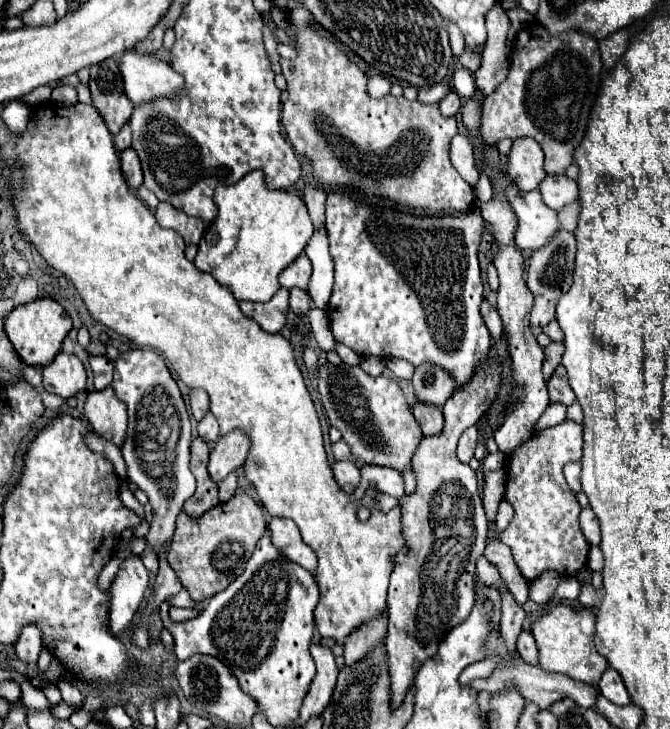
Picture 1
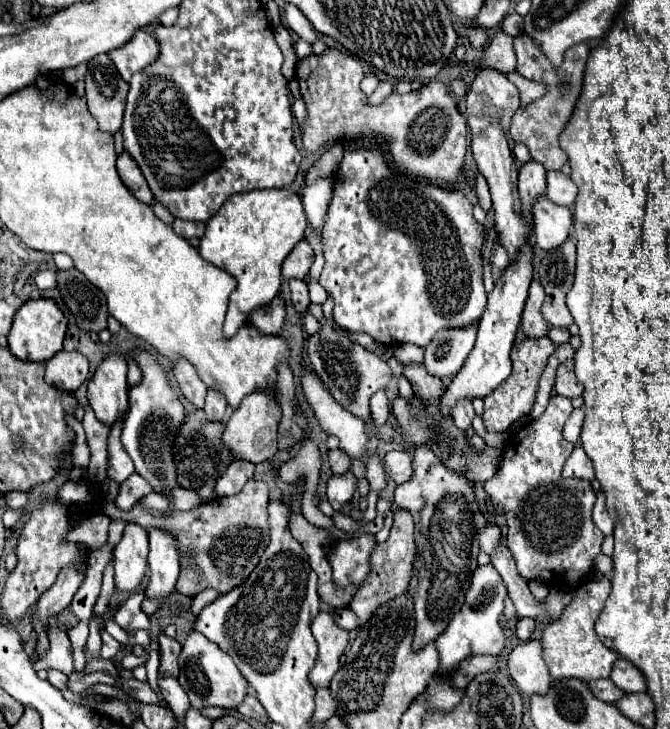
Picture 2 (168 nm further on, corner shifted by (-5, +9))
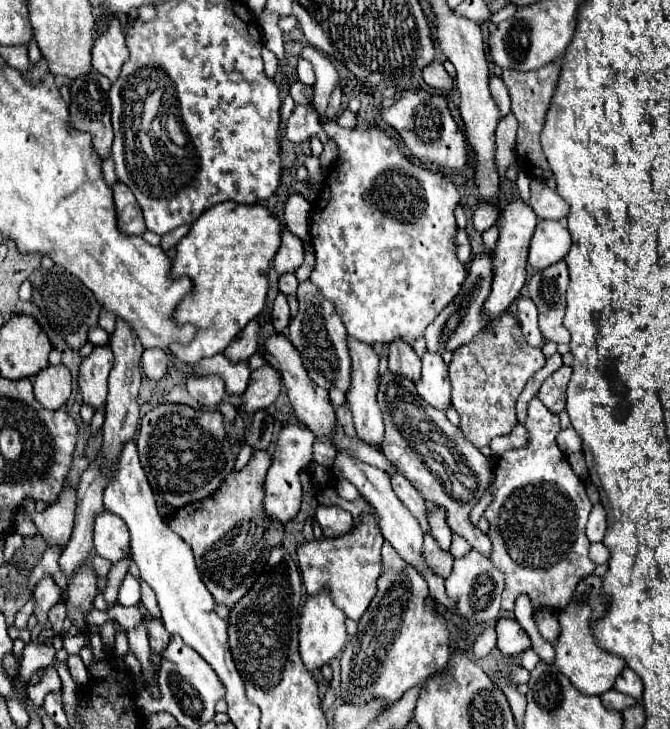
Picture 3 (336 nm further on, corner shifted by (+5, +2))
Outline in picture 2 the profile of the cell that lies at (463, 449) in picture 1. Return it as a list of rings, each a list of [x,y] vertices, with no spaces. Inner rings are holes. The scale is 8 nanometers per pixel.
[[[461,403],[461,407],[455,407],[455,411],[453,411],[453,421],[459,427],[459,431],[463,431],[463,433],[467,433],[471,429],[473,417],[475,417],[475,411],[473,411],[471,403]]]

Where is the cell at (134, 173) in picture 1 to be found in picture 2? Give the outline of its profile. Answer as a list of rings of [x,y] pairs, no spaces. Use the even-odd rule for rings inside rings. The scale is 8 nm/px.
[[[123,151],[117,159],[117,171],[119,171],[119,177],[121,181],[131,189],[131,193],[147,203],[147,205],[153,205],[153,193],[151,189],[147,187],[147,181],[143,179],[143,173],[139,169],[139,165],[135,163],[135,159],[131,159],[131,155],[127,151]]]

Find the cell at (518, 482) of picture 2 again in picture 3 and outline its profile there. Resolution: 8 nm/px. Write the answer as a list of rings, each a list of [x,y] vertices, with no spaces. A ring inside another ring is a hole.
[[[533,398],[527,408],[525,428],[529,432],[529,446],[519,450],[509,450],[497,460],[495,474],[491,480],[495,498],[485,510],[485,518],[489,520],[487,534],[493,544],[491,560],[505,574],[505,584],[507,584],[501,608],[511,612],[515,608],[517,596],[527,594],[531,598],[533,612],[537,612],[539,608],[563,610],[571,600],[579,580],[589,576],[597,566],[589,558],[589,540],[585,536],[585,524],[593,504],[587,498],[581,478],[573,472],[573,468],[567,462],[567,456],[559,450],[555,442],[555,436],[559,432],[559,416],[549,414],[549,410],[541,406],[541,400]]]

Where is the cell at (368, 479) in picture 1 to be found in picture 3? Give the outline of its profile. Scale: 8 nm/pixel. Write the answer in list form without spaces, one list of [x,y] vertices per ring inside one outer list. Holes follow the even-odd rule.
[[[395,472],[391,476],[391,484],[393,484],[393,490],[397,494],[397,498],[411,510],[411,514],[417,518],[419,526],[423,532],[429,532],[429,520],[427,520],[427,504],[425,500],[421,498],[421,494],[411,486],[411,482],[401,474],[401,472]]]

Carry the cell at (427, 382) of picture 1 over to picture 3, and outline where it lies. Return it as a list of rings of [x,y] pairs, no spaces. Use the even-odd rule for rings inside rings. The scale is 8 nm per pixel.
[[[483,254],[483,256],[473,258],[459,294],[453,298],[453,302],[449,302],[445,306],[445,310],[441,310],[441,314],[425,330],[427,350],[439,352],[439,354],[443,354],[445,350],[453,352],[457,346],[469,342],[469,338],[473,338],[477,332],[481,332],[481,328],[487,322],[485,312],[483,312],[483,304],[485,304],[487,296],[491,294],[491,282],[493,282],[493,254]]]

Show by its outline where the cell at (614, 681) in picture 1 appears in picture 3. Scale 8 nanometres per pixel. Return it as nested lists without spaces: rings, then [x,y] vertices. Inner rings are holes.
[[[625,668],[621,672],[621,676],[615,682],[615,688],[623,694],[629,694],[629,696],[637,698],[637,700],[641,700],[641,696],[643,696],[643,682],[631,668]]]

